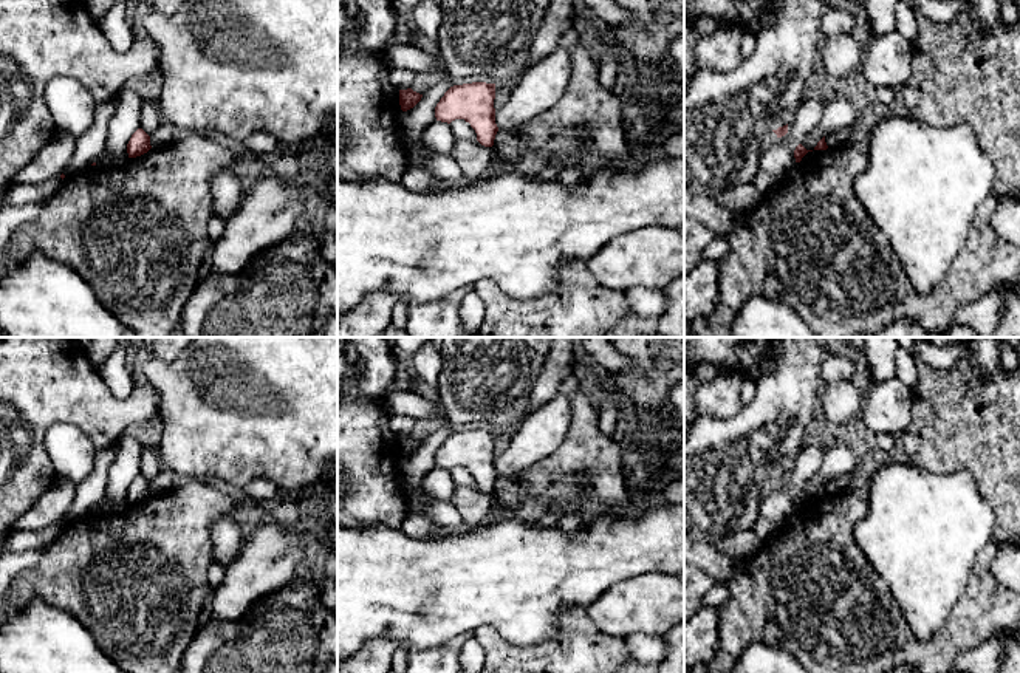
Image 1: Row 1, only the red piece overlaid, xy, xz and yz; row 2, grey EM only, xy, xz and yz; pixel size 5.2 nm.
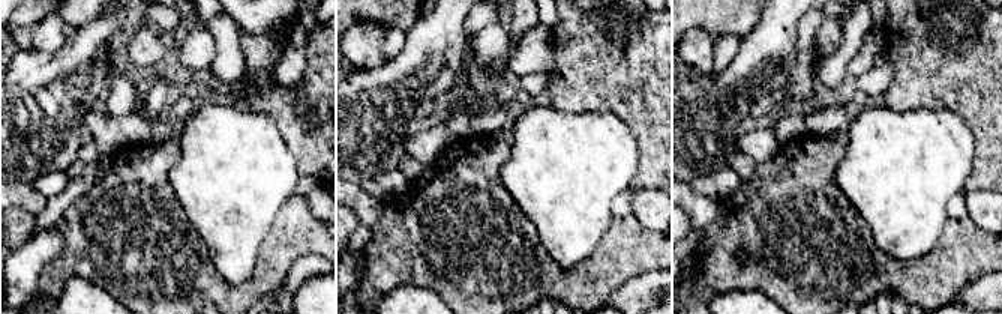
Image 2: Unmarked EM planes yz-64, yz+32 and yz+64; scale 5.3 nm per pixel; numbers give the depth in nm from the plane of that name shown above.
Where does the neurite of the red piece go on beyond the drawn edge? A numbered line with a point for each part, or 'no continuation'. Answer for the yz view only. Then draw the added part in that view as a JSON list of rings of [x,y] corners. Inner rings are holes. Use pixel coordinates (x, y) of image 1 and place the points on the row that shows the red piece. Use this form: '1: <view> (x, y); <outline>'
1: yz (776, 121); [[[772,114],[768,125],[771,132],[786,125],[786,114]]]

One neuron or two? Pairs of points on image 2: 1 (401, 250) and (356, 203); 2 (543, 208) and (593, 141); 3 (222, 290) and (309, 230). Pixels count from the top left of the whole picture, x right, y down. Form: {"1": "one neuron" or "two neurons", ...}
{"1": "two neurons", "2": "one neuron", "3": "one neuron"}

